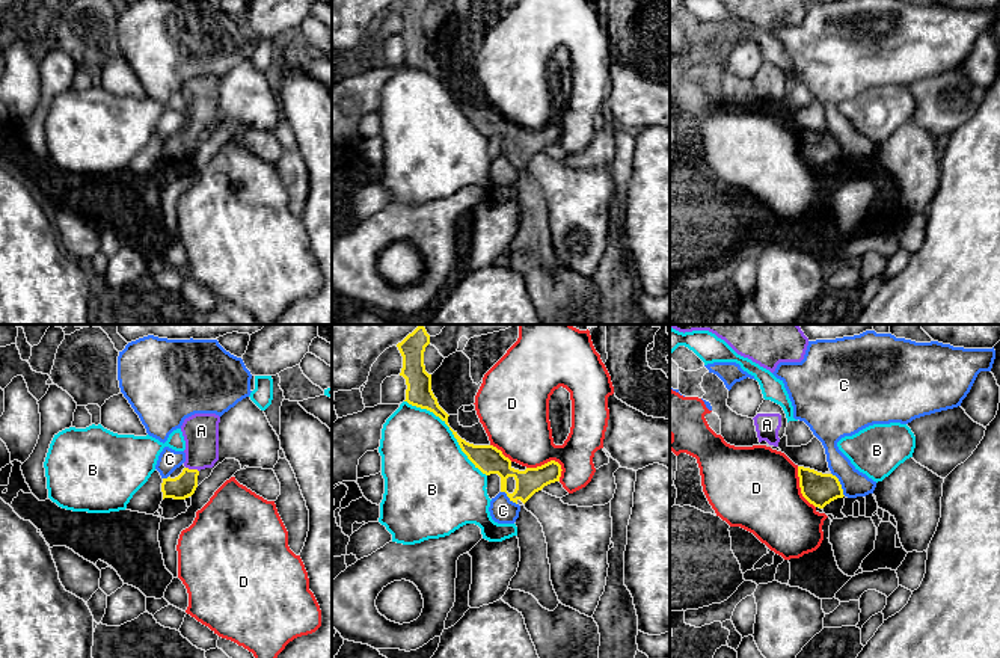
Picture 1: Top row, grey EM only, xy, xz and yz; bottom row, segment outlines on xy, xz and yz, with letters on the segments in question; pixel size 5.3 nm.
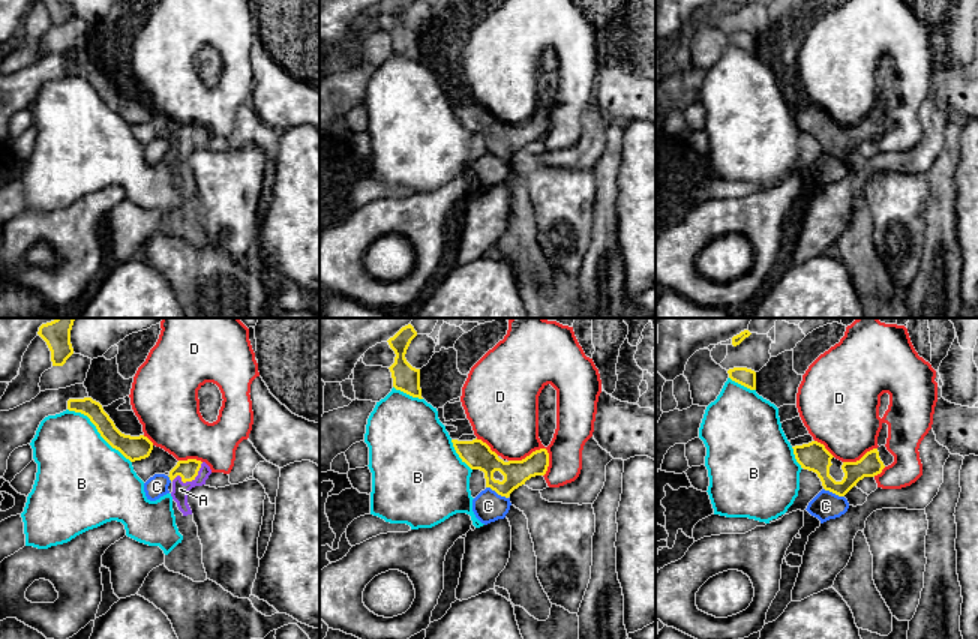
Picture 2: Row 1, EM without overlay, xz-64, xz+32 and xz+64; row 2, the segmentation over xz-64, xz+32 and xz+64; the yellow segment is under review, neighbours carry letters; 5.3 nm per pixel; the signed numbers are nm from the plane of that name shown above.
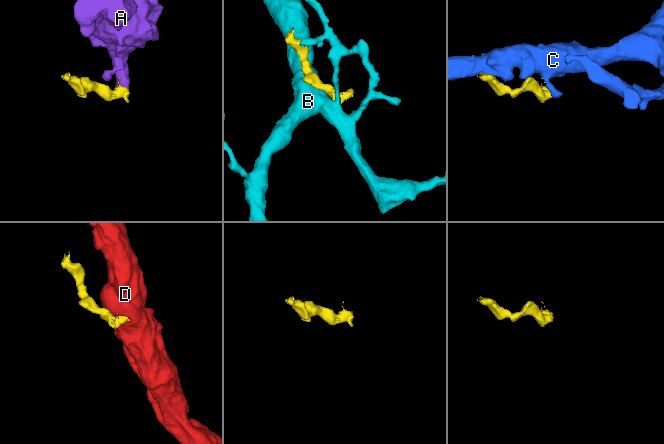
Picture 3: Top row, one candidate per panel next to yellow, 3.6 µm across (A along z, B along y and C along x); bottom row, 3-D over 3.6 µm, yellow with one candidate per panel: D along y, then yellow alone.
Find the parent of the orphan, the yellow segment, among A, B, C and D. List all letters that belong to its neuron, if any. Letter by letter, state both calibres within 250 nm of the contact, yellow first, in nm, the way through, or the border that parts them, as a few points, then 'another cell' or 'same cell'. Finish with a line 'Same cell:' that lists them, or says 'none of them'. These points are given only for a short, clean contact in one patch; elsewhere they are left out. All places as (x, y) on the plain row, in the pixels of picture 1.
A: calibres 130 and 190 nm; way xy (183, 148), (192, 132), (201, 115), (201, 92); same cell
B: calibres 140 and 440 nm; another cell
C: calibres 180 and 140 nm; border yz (831, 135), (845, 157); another cell
D: calibres 140 and 320 nm; border xz (527, 130), (536, 130), (555, 122), (563, 132); another cell
Same cell: A

